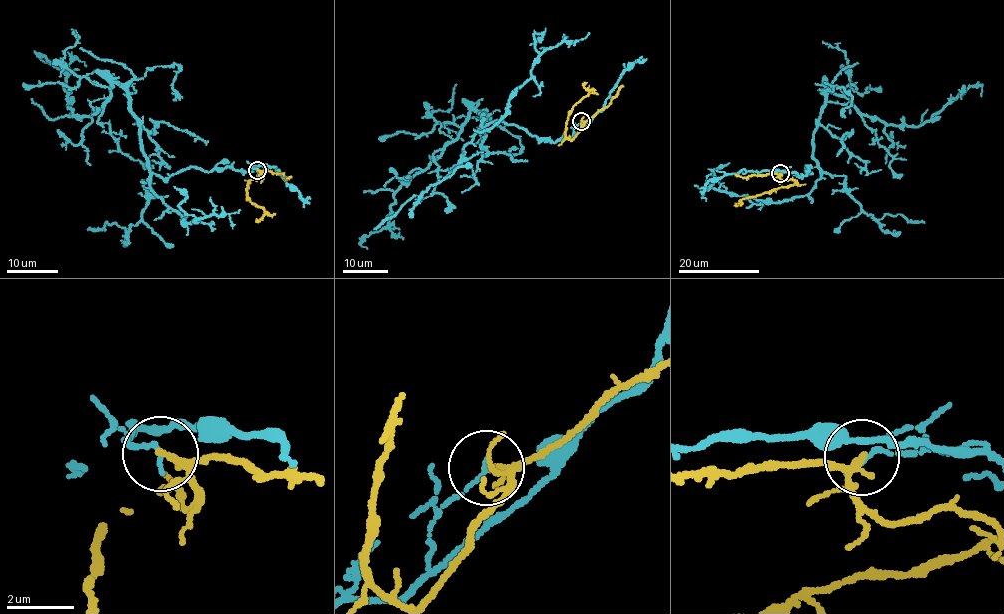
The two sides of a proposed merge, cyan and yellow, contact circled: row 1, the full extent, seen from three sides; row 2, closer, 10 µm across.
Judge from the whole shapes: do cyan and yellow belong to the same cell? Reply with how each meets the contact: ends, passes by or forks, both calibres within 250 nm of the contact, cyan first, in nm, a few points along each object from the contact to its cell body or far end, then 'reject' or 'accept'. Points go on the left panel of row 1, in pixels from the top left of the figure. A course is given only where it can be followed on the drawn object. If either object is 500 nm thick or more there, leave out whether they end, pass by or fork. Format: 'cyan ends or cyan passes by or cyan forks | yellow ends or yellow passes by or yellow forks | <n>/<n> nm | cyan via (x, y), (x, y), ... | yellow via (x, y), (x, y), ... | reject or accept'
cyan ends | yellow passes by | 130/170 nm | cyan via (257, 170), (160, 178), (128, 94), (113, 82), (104, 106), (72, 116), (62, 70), (39, 54), (50, 65) | yellow via (257, 170), (263, 176), (259, 174), (245, 188), (251, 202), (264, 209), (265, 213), (260, 221) | reject

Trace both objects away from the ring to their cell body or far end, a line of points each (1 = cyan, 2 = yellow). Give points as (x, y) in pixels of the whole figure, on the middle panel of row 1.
1: (581, 122), (554, 142), (482, 127), (486, 113), (472, 110), (394, 194), (367, 249)
2: (581, 122), (583, 125), (576, 136), (571, 140), (566, 137), (569, 112), (590, 90), (583, 86), (587, 82)

